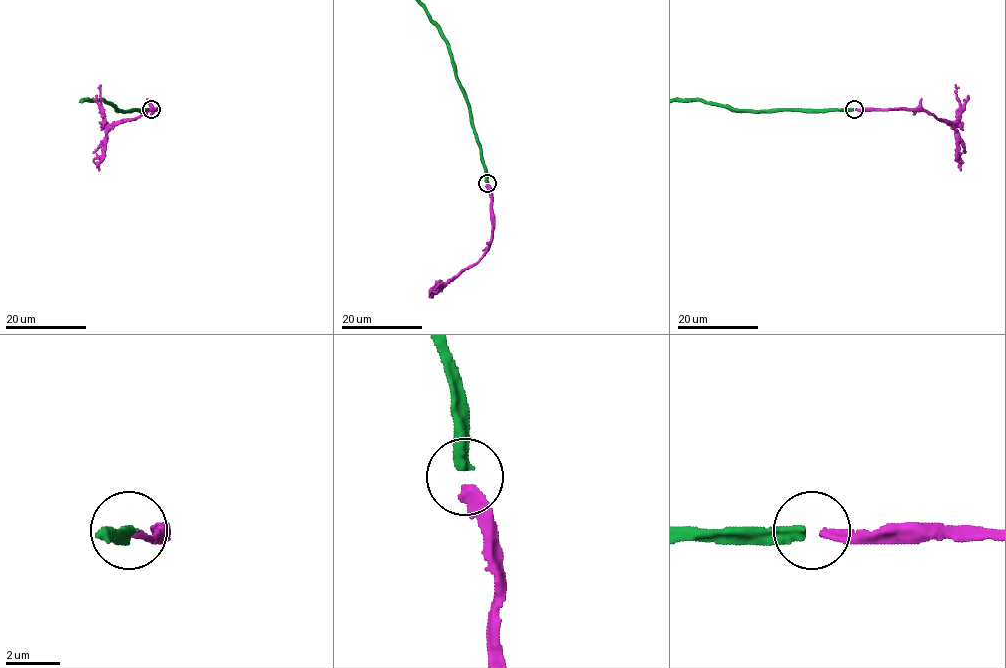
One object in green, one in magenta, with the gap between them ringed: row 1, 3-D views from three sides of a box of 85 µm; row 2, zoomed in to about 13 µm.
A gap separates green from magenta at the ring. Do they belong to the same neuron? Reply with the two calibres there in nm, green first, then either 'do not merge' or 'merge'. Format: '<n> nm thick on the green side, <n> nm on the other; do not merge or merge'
500 nm thick on the green side, 400 nm on the other; merge

